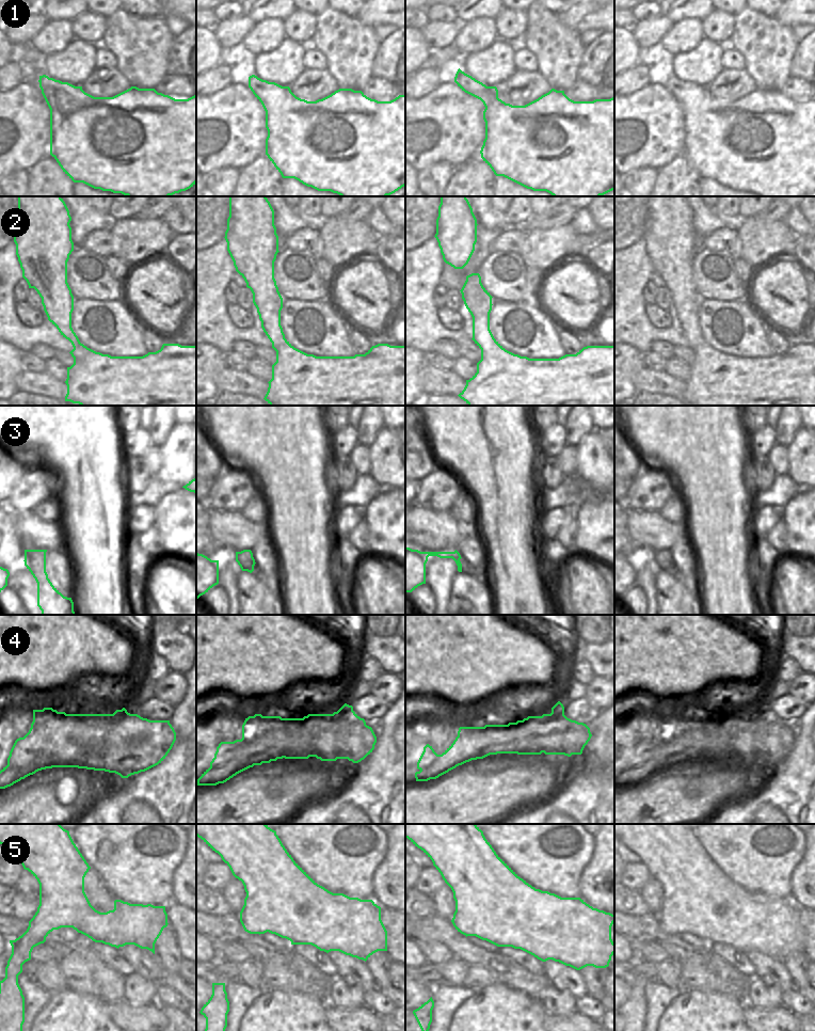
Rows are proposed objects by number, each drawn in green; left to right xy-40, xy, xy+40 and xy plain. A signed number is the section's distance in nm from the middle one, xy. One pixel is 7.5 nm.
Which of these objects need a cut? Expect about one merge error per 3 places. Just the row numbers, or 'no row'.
3, 4.

